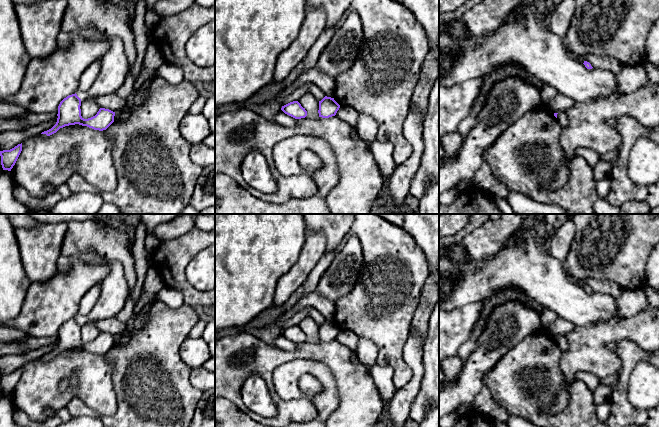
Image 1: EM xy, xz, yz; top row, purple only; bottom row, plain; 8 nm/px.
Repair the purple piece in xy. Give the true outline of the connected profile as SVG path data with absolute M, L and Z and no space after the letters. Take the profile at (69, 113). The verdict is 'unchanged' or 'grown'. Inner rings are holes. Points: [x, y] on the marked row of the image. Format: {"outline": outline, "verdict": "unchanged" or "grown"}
{"outline": "M76 93L64 98L58 106L56 124L51 129L44 131L41 134L50 136L56 133L60 128L75 124L103 131L114 122L115 112L105 108L100 108L95 116L84 119L81 116L80 106L81 99Z", "verdict": "unchanged"}

